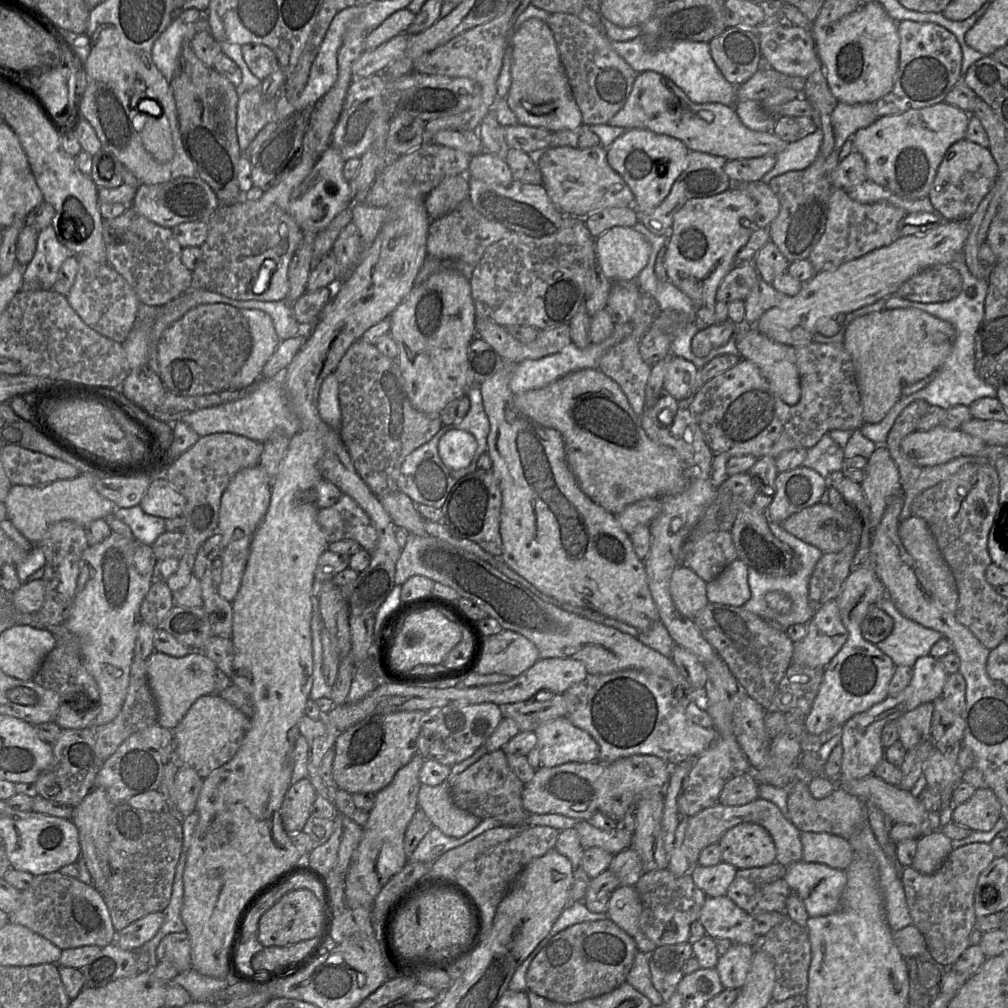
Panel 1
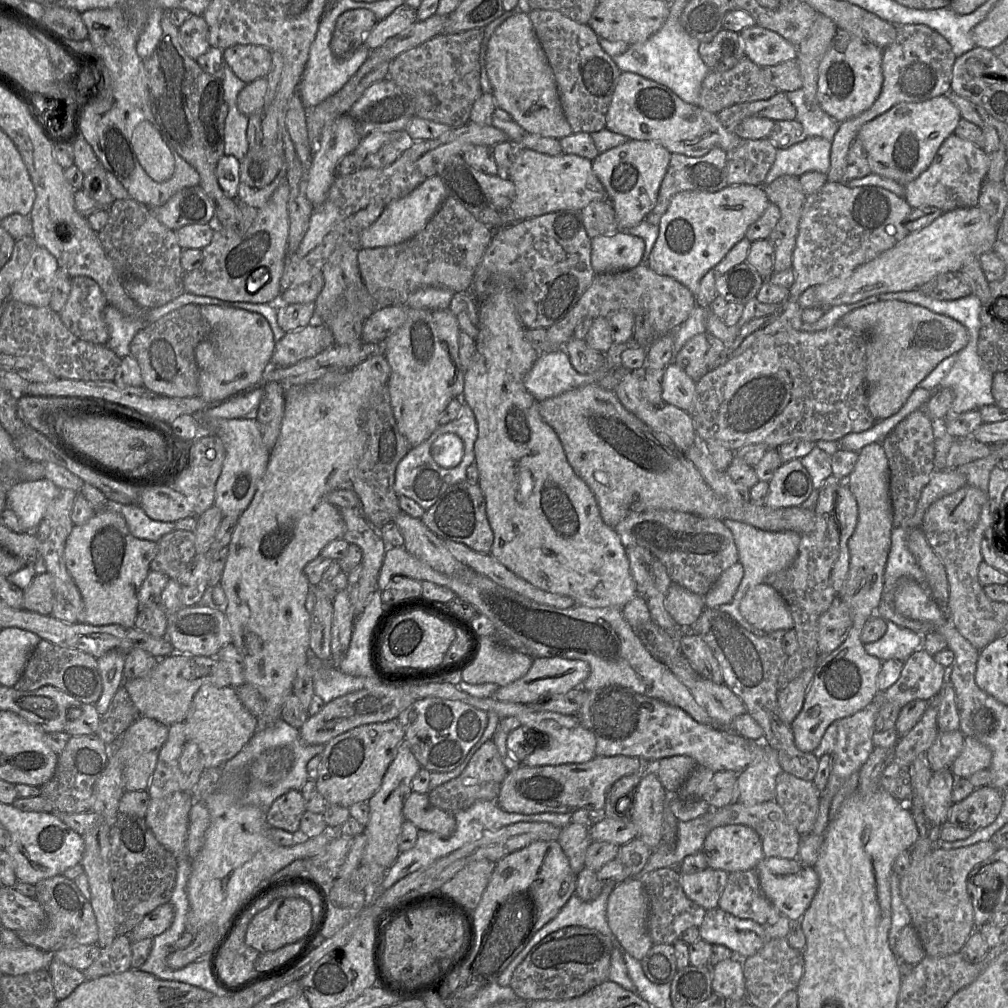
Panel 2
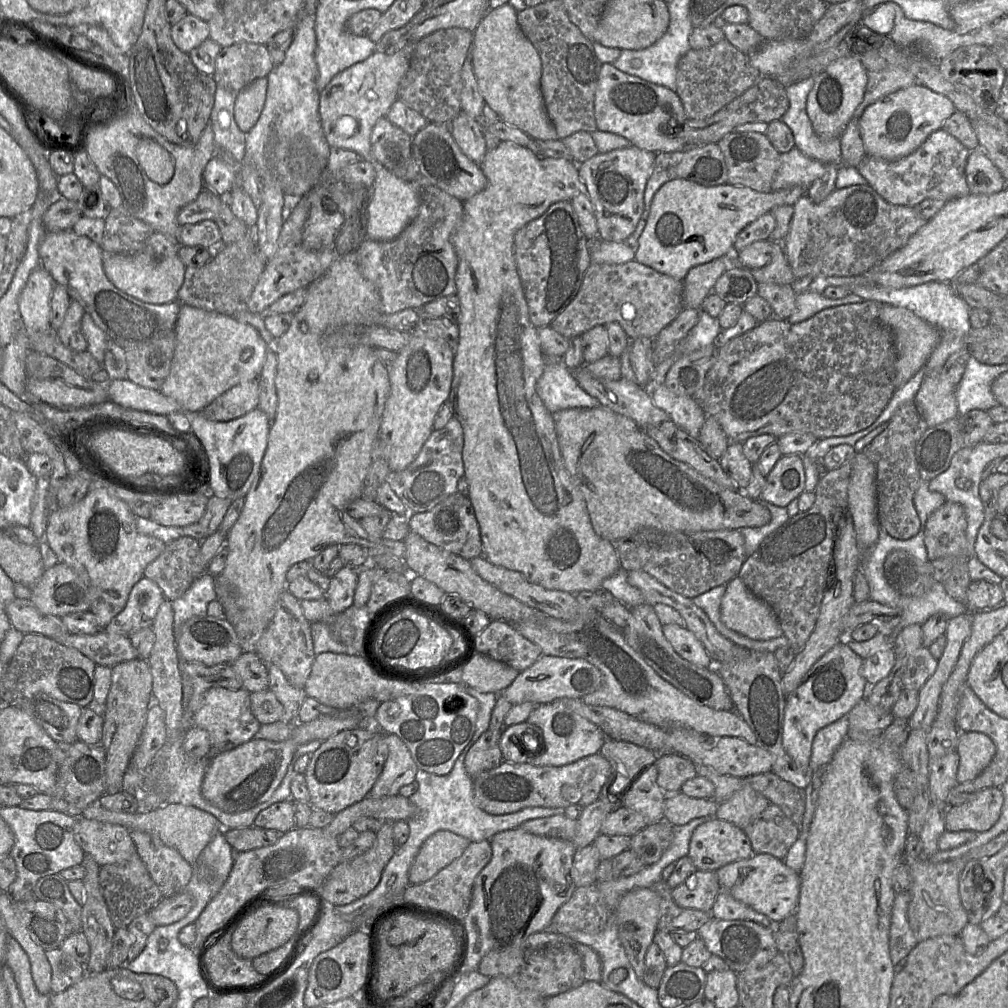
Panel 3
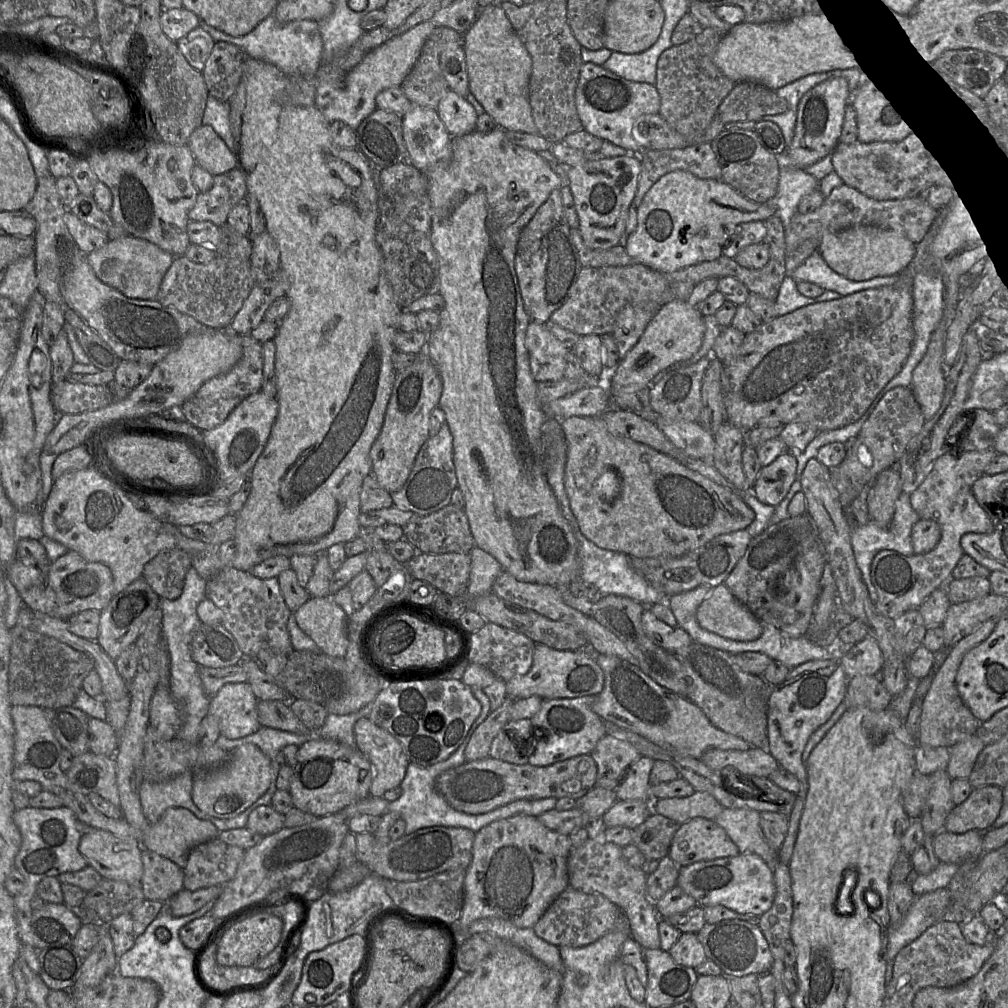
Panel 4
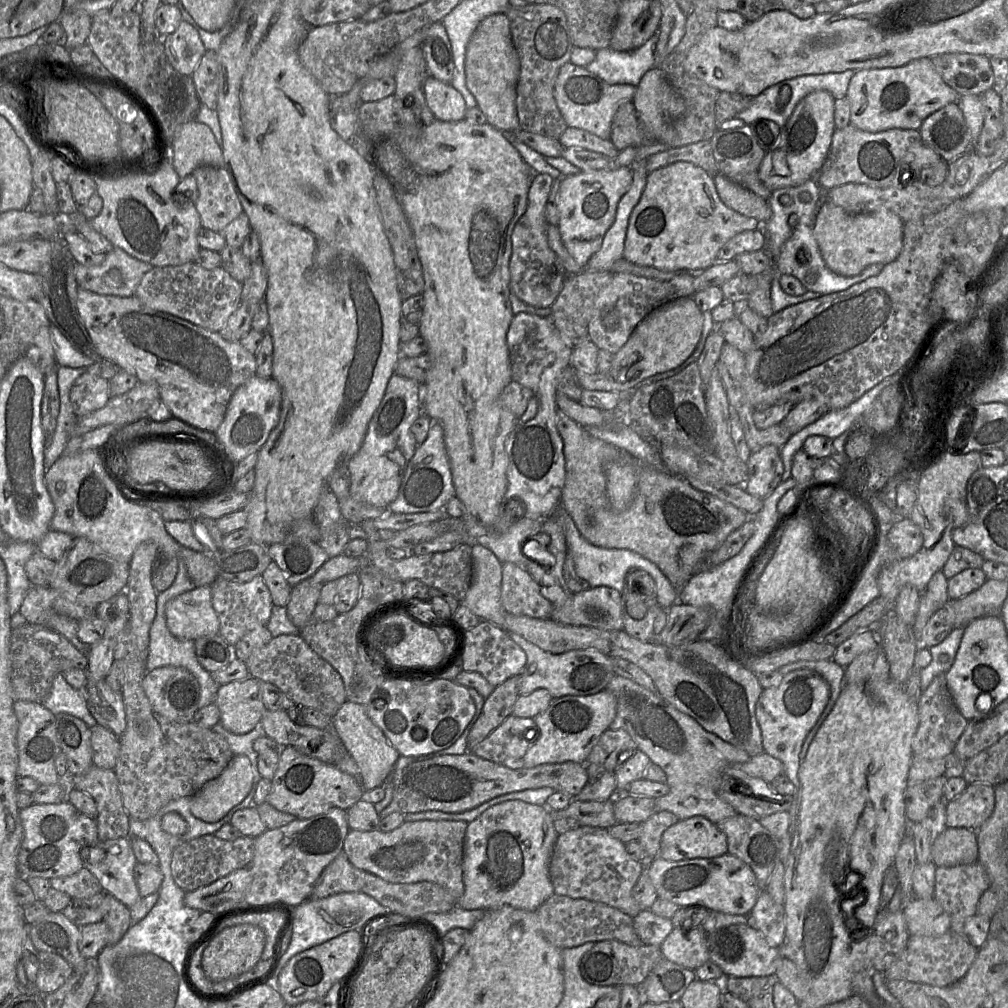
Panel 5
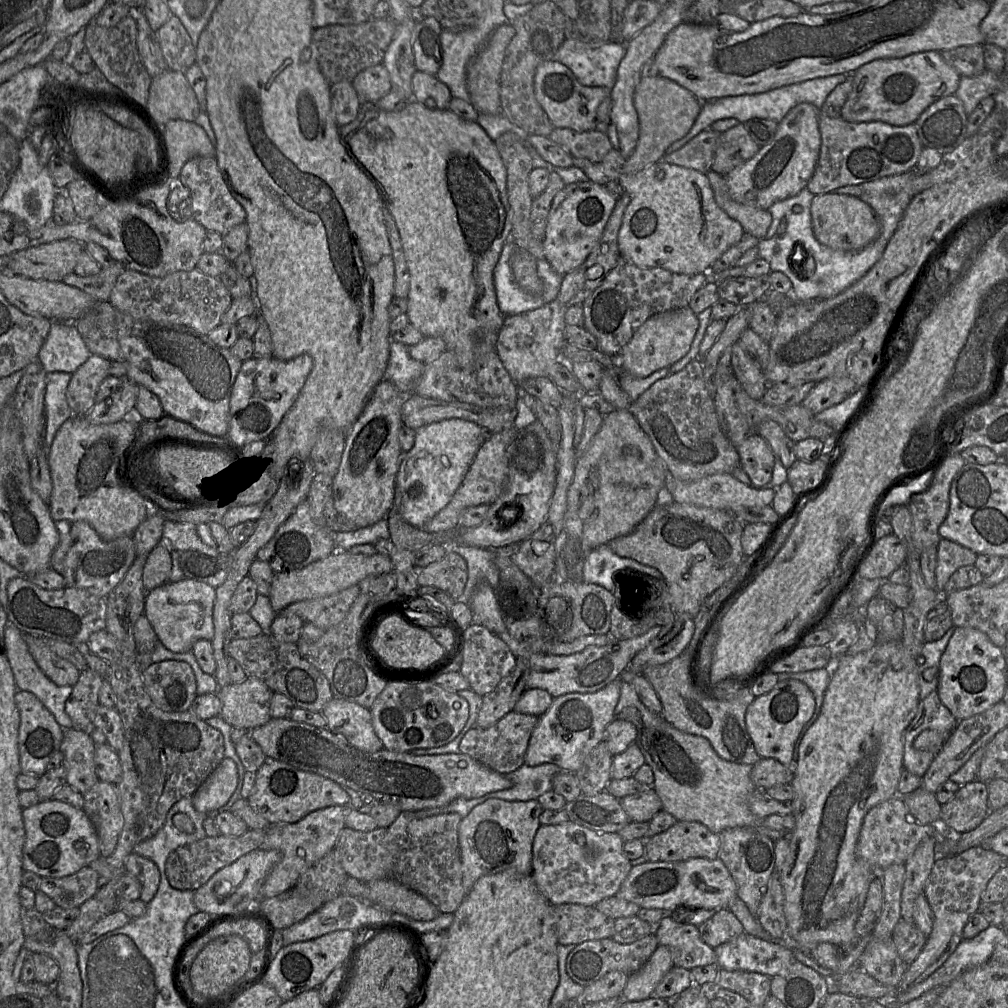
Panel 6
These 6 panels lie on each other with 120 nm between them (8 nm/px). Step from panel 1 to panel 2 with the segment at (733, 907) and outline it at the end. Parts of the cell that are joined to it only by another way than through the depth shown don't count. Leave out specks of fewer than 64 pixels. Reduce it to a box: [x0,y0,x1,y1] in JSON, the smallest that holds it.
[698,907,768,959]

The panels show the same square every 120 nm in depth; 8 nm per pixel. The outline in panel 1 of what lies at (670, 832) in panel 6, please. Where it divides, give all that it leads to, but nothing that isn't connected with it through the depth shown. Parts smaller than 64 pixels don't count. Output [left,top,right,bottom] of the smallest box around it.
[718,822,776,869]

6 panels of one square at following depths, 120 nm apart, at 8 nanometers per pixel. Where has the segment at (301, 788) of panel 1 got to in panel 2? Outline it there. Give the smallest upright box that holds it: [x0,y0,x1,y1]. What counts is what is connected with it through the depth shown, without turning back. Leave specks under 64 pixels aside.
[265,790,305,833]

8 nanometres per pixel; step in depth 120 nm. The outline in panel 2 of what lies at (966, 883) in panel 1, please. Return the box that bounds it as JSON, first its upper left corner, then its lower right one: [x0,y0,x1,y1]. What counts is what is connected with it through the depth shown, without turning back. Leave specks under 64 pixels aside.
[899,841,996,957]

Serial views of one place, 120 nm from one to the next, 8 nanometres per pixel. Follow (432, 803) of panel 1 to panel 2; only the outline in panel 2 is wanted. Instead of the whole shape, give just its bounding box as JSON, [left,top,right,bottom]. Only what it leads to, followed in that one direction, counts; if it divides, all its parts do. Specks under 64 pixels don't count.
[402,791,456,838]

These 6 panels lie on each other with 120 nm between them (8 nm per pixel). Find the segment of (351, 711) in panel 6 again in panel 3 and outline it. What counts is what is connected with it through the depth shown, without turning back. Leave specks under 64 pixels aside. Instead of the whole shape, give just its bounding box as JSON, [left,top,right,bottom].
[367,734,419,796]

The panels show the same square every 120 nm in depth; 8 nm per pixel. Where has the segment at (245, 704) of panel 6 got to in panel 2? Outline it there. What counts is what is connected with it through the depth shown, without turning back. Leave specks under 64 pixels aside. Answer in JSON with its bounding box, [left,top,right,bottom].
[184,686,259,769]

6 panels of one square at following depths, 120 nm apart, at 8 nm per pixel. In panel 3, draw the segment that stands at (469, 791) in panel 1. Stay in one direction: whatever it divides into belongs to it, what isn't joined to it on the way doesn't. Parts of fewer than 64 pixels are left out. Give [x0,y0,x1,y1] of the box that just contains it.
[465,729,504,779]

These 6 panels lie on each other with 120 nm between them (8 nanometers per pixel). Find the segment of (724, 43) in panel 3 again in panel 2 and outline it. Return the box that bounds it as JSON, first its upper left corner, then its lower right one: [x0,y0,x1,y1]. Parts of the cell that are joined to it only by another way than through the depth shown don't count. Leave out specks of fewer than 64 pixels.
[697,56,776,114]

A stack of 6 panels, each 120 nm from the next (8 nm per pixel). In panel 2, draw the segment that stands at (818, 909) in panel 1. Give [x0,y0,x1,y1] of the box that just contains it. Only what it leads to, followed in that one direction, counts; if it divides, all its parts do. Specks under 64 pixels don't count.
[755,857,819,921]

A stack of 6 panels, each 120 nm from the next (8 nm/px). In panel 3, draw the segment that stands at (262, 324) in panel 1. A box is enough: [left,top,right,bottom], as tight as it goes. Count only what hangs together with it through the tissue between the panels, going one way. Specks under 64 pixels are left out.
[159,306,271,411]

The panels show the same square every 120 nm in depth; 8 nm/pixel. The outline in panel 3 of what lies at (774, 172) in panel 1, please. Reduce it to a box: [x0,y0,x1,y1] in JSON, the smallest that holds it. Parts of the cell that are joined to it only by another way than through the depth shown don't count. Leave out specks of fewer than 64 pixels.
[772,147,826,190]

